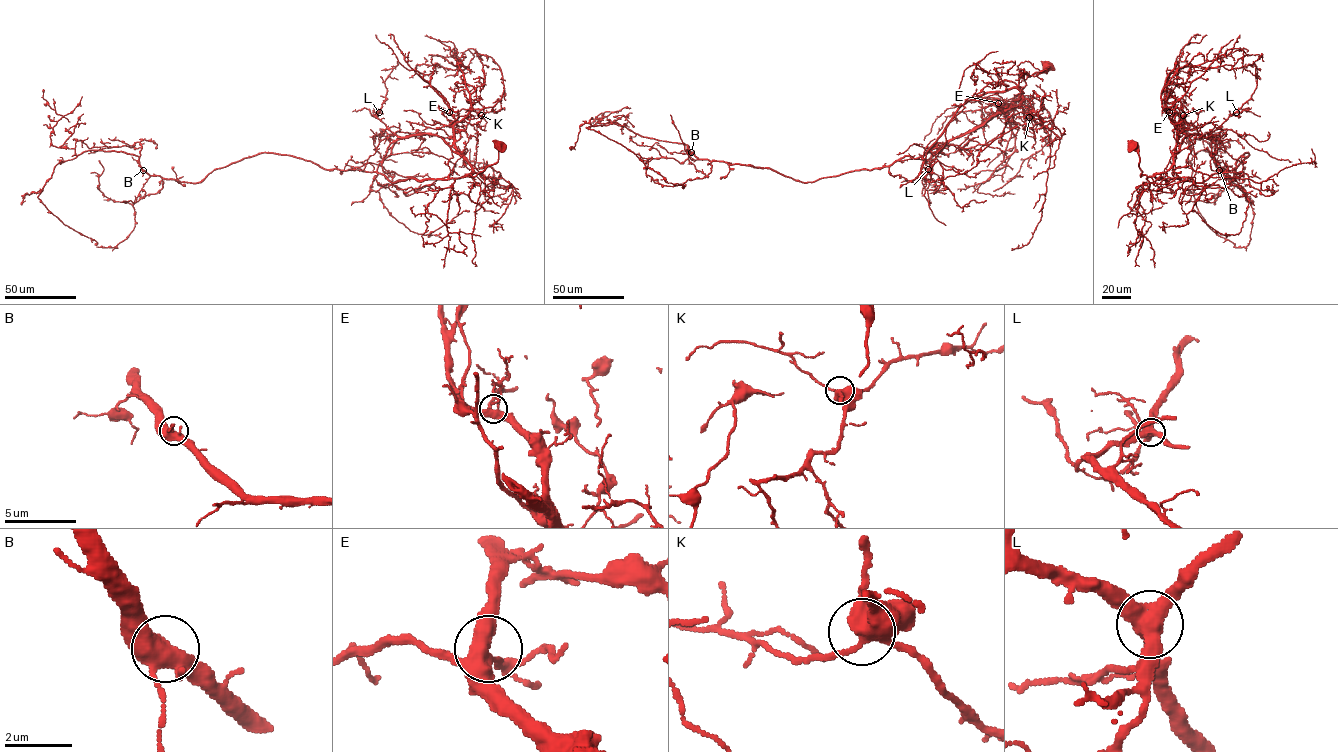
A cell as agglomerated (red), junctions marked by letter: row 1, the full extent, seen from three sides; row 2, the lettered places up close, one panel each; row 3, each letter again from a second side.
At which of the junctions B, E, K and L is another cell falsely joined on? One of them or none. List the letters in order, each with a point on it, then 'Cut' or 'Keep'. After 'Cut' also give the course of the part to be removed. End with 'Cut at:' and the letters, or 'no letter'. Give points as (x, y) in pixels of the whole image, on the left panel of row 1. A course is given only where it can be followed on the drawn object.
B: Place: (143, 170). Keep
E: Place: (449, 112). Keep
K: Place: (481, 115). Keep
L: Place: (379, 112). Cut
Cut at: L

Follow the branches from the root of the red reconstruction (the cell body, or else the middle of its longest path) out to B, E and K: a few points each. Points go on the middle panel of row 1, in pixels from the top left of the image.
B: (1046, 67), (1046, 73), (1021, 74), (1019, 89), (966, 101), (923, 155), (880, 168), (804, 182), (691, 152)
E: (1046, 67), (1046, 73), (1020, 75), (1021, 101), (1017, 106), (1002, 110), (998, 103)
K: (1046, 67), (1046, 73), (1021, 74), (1018, 81), (1021, 101), (1017, 106), (1002, 110), (1017, 104), (1029, 117)

